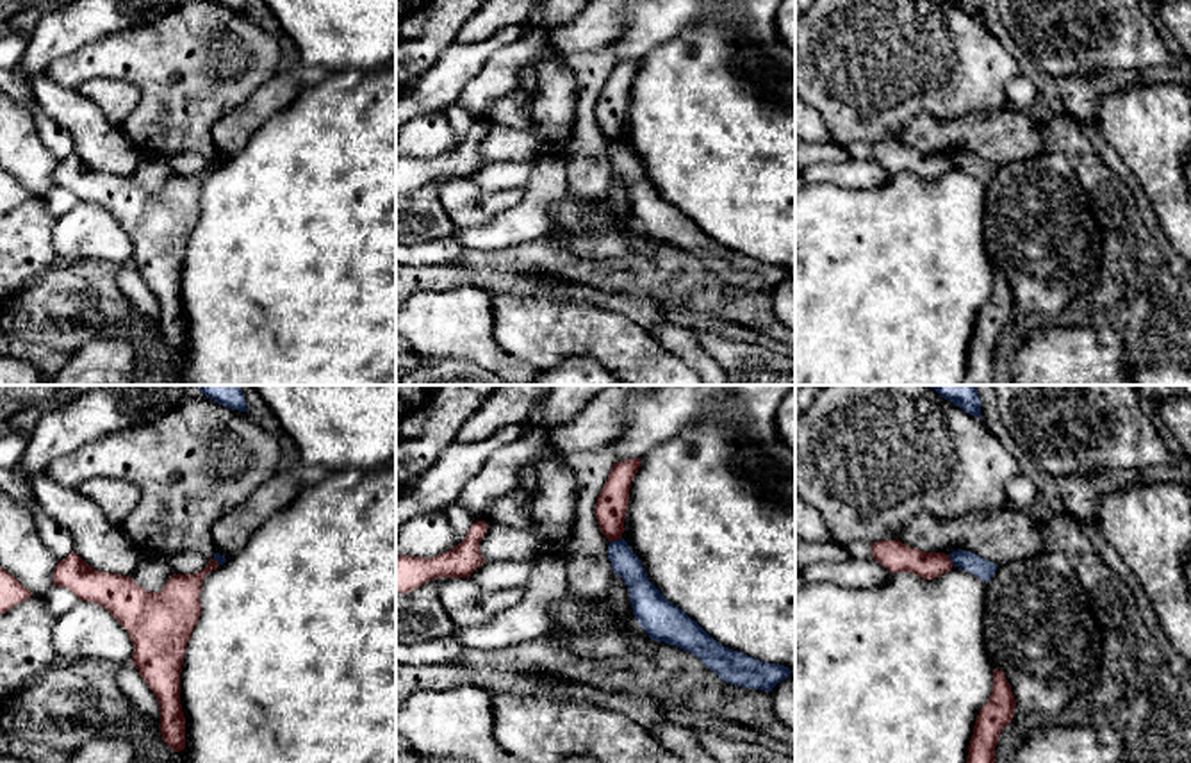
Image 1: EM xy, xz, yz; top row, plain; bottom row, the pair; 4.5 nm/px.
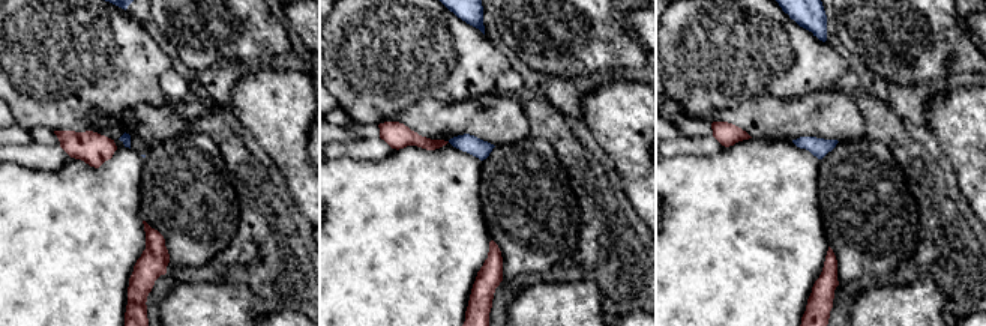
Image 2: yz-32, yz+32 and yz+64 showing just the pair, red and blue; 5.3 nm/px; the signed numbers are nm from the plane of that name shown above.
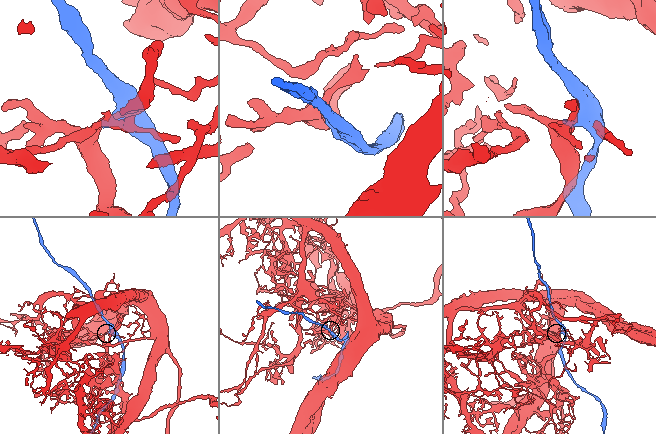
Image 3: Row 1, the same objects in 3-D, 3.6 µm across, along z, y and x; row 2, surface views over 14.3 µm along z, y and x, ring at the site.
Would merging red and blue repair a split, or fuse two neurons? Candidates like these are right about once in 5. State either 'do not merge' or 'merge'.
do not merge

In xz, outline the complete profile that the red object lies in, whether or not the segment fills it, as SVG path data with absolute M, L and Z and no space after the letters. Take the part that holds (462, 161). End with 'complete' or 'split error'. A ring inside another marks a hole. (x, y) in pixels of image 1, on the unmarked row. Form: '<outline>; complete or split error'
M476 121L458 146L431 159L398 155L396 194L412 193L437 178L469 178L485 164L480 143L487 127L485 121Z; complete

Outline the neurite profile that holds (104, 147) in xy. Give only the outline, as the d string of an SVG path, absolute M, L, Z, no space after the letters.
M46 75L34 77L30 89L37 107L73 137L73 152L89 168L121 176L134 173L143 152L123 127L105 119L93 100L78 89L57 86Z

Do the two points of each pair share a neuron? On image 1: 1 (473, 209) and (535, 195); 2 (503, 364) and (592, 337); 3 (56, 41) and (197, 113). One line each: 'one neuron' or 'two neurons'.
1: two neurons
2: two neurons
3: two neurons

